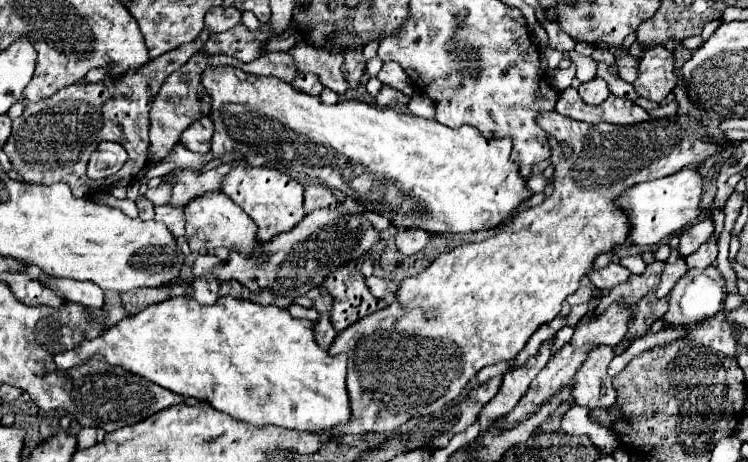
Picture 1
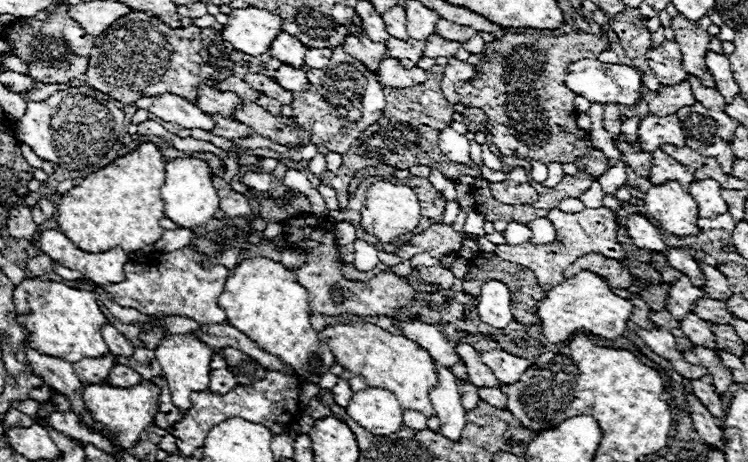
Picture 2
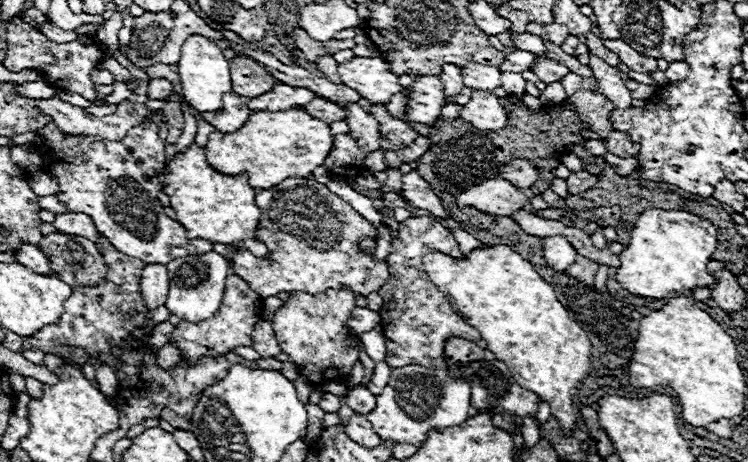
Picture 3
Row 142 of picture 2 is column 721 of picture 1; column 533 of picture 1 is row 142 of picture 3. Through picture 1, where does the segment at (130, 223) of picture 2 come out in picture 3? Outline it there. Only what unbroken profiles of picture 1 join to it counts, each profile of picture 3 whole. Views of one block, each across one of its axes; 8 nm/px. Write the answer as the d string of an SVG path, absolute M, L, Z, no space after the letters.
M292 108L284 112L258 110L250 114L238 132L212 132L206 144L206 158L216 170L224 174L246 172L250 176L250 184L256 190L264 190L292 176L312 176L312 172L324 164L332 144L334 136L330 134L330 126L312 118L308 112L304 112L304 108Z

